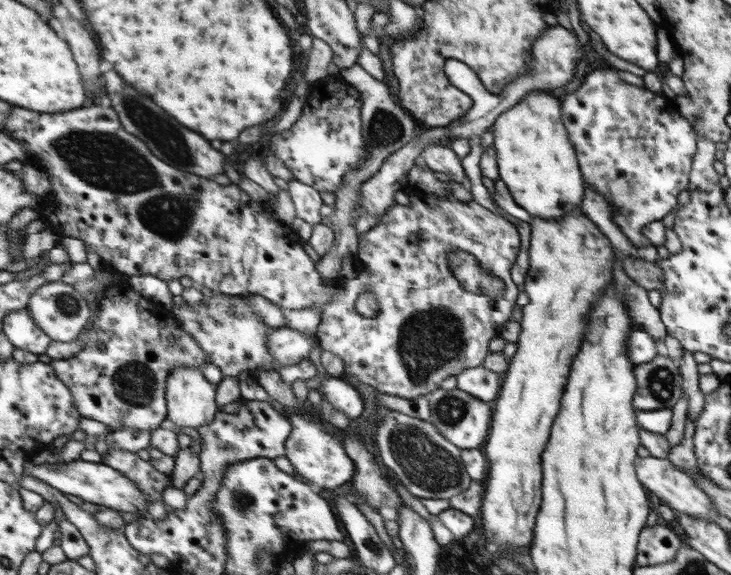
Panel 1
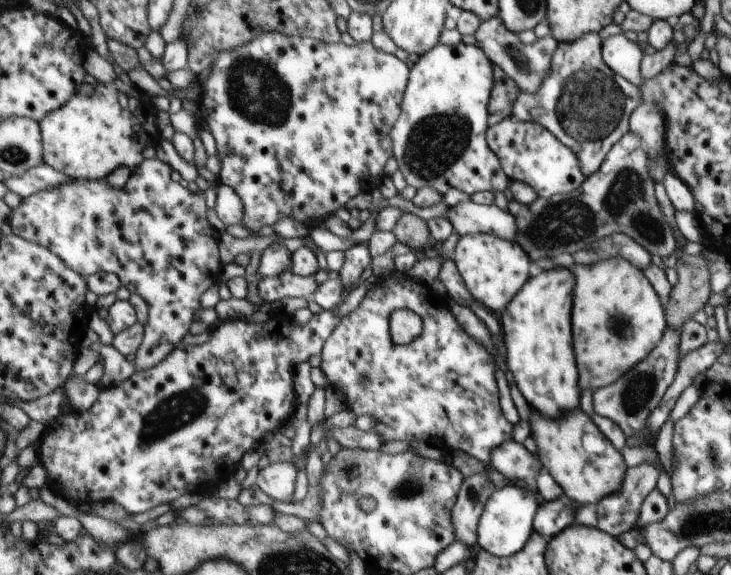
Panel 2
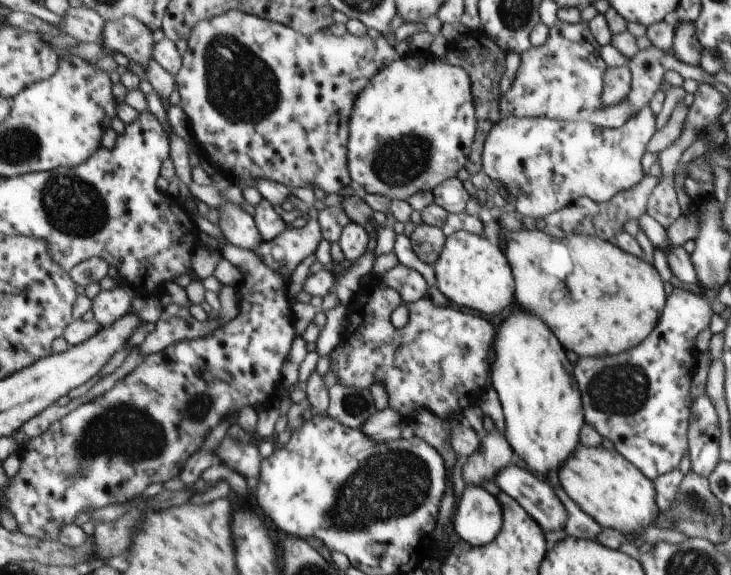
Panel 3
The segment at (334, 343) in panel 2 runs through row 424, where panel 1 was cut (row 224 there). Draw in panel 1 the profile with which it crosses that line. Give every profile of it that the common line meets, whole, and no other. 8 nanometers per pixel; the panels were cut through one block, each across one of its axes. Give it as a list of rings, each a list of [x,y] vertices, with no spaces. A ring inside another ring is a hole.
[[[416,189],[411,190],[411,198],[401,200],[392,204],[380,217],[377,218],[377,222],[373,228],[368,232],[365,232],[358,238],[357,252],[353,254],[353,257],[359,260],[363,265],[363,269],[359,270],[356,277],[352,279],[335,280],[335,293],[331,295],[331,299],[323,306],[320,313],[320,324],[316,328],[317,342],[322,350],[328,350],[329,352],[339,356],[344,365],[344,374],[355,378],[362,384],[372,386],[376,392],[381,392],[389,396],[397,396],[403,399],[411,399],[418,396],[425,396],[429,392],[434,391],[441,386],[443,380],[448,377],[455,377],[457,374],[462,373],[466,368],[473,368],[477,365],[481,365],[487,356],[491,354],[491,342],[495,342],[495,338],[499,338],[500,334],[503,334],[503,330],[507,330],[507,322],[511,322],[511,316],[513,316],[513,310],[515,307],[519,307],[519,294],[523,294],[523,284],[516,285],[511,280],[510,270],[515,262],[517,254],[519,254],[519,248],[526,243],[523,240],[519,240],[519,230],[515,230],[510,222],[500,217],[498,214],[487,210],[484,206],[471,200],[469,202],[461,202],[453,199],[450,194],[431,194]],[[455,249],[461,249],[472,254],[477,261],[477,264],[492,276],[496,276],[501,279],[504,284],[504,292],[498,294],[498,296],[487,296],[486,294],[473,294],[467,292],[462,288],[461,284],[457,282],[457,279],[451,274],[451,269],[448,267],[448,258],[446,254],[449,251]],[[368,292],[374,297],[374,302],[377,303],[378,311],[376,315],[373,315],[371,319],[363,318],[361,314],[355,311],[355,300],[359,294]]]

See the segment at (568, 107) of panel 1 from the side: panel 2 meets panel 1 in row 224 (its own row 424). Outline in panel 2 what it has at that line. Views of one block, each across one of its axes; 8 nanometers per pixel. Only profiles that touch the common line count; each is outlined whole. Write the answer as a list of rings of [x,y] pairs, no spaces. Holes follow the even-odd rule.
[[[667,326],[667,331],[663,334],[663,342],[659,342],[659,346],[651,350],[651,358],[643,358],[642,362],[627,370],[618,381],[595,388],[591,392],[593,412],[597,416],[611,420],[626,438],[641,432],[647,424],[651,410],[659,405],[667,386],[673,381],[677,368],[677,344],[679,344],[679,334]]]

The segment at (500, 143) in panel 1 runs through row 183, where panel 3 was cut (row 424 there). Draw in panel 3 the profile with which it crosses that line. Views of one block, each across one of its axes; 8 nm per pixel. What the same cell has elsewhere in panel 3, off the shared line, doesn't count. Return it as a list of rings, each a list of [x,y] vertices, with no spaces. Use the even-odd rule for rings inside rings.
[[[522,309],[501,322],[497,340],[494,342],[495,360],[490,382],[501,406],[504,437],[514,458],[521,458],[527,468],[541,474],[562,468],[563,462],[577,448],[579,428],[583,426],[581,396],[571,376],[571,362],[565,358],[561,350],[562,344],[555,340],[555,336],[545,326],[547,324],[538,315]]]

